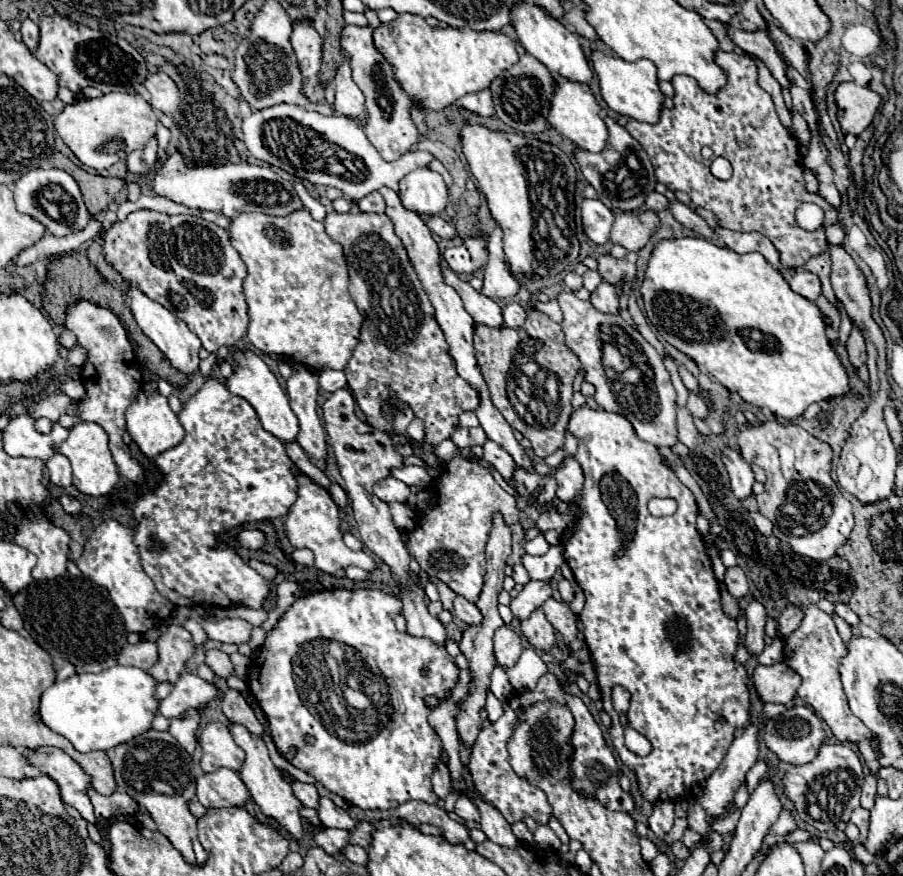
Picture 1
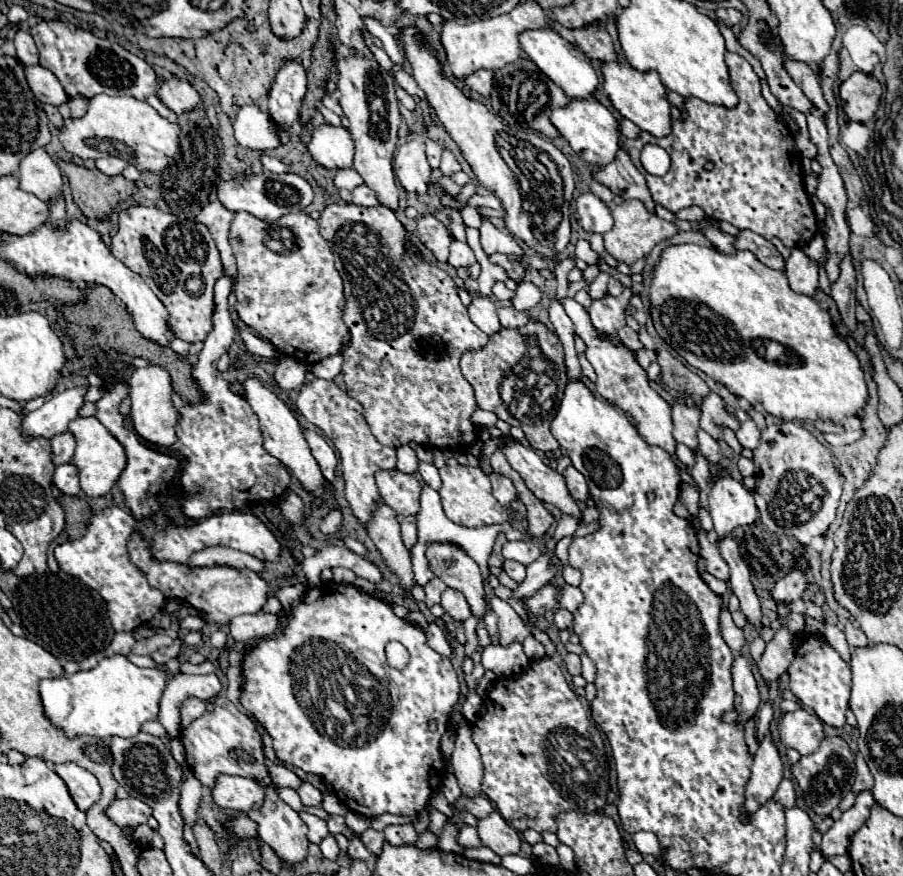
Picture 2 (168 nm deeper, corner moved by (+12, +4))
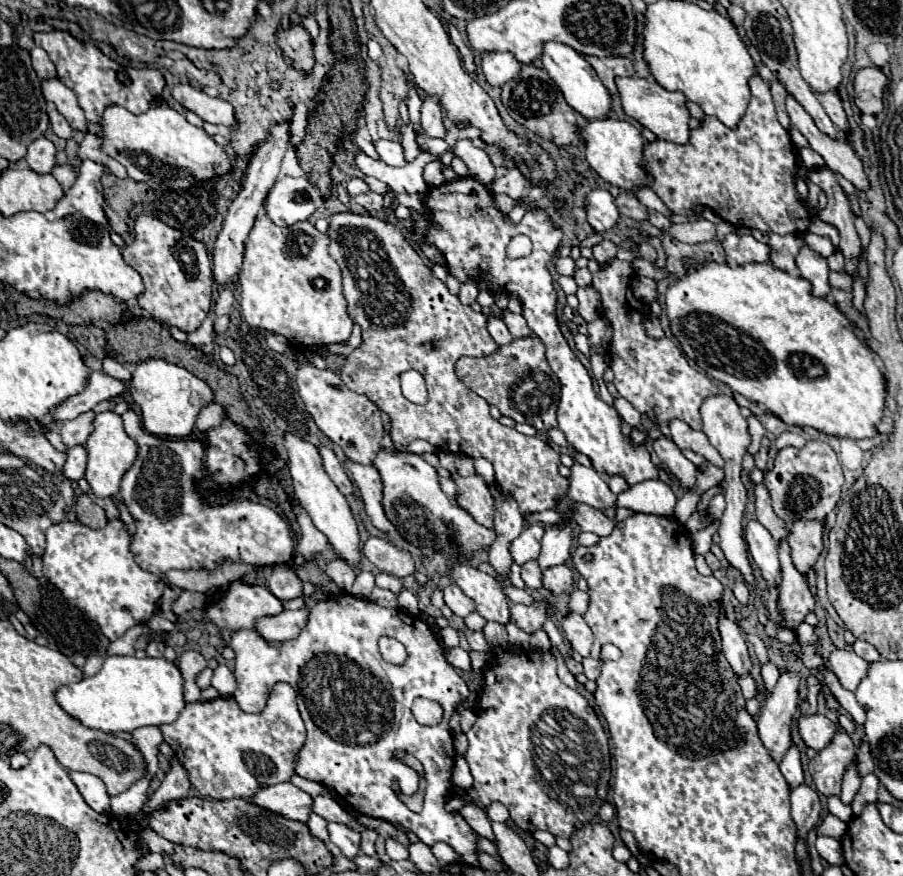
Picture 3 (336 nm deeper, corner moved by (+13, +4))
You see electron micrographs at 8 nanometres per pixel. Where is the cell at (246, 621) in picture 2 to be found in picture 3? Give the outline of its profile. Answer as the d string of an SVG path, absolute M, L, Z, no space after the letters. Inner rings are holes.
M308 607L298 611L282 611L276 617L264 617L258 621L256 631L268 641L286 641L300 635L300 631L308 623Z

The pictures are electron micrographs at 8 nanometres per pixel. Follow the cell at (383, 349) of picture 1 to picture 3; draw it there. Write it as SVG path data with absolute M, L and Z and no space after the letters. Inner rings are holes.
M336 213L330 219L330 255L338 261L344 277L344 297L348 301L350 317L362 327L362 345L346 357L346 365L340 371L342 381L356 393L372 399L378 409L392 417L392 441L394 445L410 445L416 439L424 439L440 449L484 457L494 465L496 485L504 495L518 503L522 513L546 511L556 507L556 497L568 491L570 481L558 473L560 453L556 453L546 441L526 437L516 429L504 427L500 421L492 419L486 399L480 399L470 391L454 373L454 363L464 357L488 357L498 349L498 343L490 337L486 329L486 315L478 315L470 307L464 307L456 295L452 295L442 281L432 277L426 261L414 251L414 247L404 237L402 229L378 219L374 215L354 215ZM408 369L416 369L426 379L430 401L426 405L410 403L400 391L400 375Z

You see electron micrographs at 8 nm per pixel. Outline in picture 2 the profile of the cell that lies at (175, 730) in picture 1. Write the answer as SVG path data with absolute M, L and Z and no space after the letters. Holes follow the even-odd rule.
M173 737L171 739L171 753L173 753L173 757L175 757L175 761L179 761L179 765L183 765L185 767L185 747L183 747L183 743L181 743L181 739L179 737Z

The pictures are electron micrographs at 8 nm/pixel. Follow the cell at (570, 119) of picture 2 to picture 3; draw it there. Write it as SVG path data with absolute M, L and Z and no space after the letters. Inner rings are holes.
M592 119L586 123L586 127L580 129L580 137L586 143L586 161L610 185L616 185L626 191L634 191L642 185L652 183L650 175L640 163L646 139L634 125L618 119Z

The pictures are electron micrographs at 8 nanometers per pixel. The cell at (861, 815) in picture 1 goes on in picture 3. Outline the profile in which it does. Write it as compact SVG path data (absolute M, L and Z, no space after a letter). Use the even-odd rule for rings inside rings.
M852 761L848 767L846 767L846 773L842 777L842 793L840 793L840 799L844 803L852 803L858 789L860 789L860 773L858 773L858 767L856 767L856 761Z

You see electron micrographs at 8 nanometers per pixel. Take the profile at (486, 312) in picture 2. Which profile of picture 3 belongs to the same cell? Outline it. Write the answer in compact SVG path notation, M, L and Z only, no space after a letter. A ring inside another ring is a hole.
M488 315L488 331L490 331L492 339L494 339L498 345L508 345L508 343L514 339L500 317Z

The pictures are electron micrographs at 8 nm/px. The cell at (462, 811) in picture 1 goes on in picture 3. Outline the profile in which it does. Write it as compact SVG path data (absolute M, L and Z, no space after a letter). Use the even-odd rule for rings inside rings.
M492 803L492 805L488 805L488 817L490 817L490 821L498 821L498 823L504 823L504 825L512 827L510 811L508 811L502 803Z

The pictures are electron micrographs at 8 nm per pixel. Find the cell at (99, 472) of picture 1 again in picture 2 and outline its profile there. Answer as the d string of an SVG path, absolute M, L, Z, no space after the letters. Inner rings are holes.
M85 417L85 419L75 419L69 423L67 433L71 433L77 441L75 447L75 455L71 459L71 463L79 469L79 483L81 489L89 495L89 497L101 497L105 493L109 493L109 489L115 485L117 477L121 475L121 471L125 469L125 451L119 445L119 441L95 419L95 417Z

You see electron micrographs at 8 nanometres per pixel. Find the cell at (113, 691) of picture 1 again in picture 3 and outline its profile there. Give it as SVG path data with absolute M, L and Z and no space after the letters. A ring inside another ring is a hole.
M106 657L102 671L92 677L84 677L80 683L64 685L56 691L56 701L82 721L82 725L100 729L104 733L128 731L132 733L144 725L164 725L172 723L184 709L182 695L182 675L176 663L164 657Z

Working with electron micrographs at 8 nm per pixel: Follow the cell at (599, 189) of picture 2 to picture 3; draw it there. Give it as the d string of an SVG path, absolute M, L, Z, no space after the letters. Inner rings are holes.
M636 189L634 193L636 193L636 197L638 197L648 209L654 209L654 211L666 215L666 217L672 217L672 215L674 215L674 213L662 203L662 199L660 199L652 189Z

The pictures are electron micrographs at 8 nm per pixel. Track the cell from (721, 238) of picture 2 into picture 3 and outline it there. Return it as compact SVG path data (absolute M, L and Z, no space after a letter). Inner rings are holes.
M732 231L722 241L722 247L726 251L726 257L738 265L770 263L772 249L766 243L756 241L752 235L738 235Z

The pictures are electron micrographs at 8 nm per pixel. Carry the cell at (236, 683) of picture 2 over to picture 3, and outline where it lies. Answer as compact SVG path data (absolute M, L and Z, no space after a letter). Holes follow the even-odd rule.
M292 783L258 789L258 793L252 797L252 801L256 805L262 805L264 809L270 809L292 821L308 821L308 817L312 813L312 803L314 803L314 799L308 793L300 791Z

